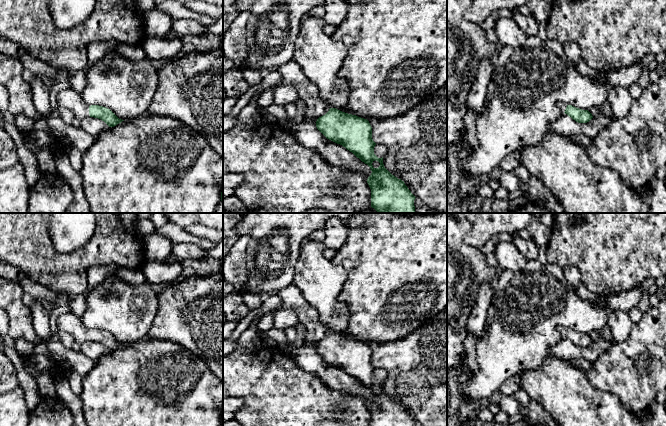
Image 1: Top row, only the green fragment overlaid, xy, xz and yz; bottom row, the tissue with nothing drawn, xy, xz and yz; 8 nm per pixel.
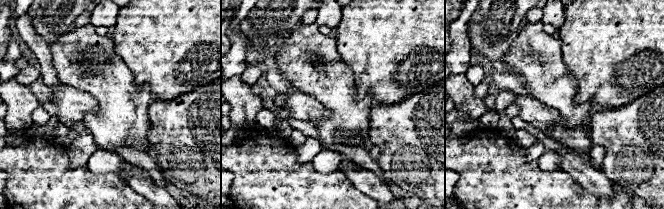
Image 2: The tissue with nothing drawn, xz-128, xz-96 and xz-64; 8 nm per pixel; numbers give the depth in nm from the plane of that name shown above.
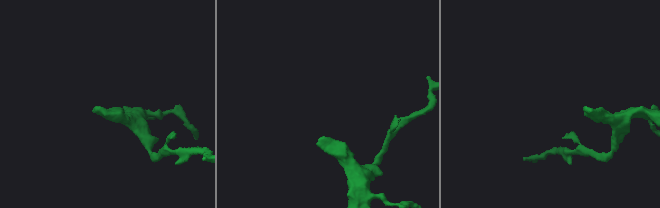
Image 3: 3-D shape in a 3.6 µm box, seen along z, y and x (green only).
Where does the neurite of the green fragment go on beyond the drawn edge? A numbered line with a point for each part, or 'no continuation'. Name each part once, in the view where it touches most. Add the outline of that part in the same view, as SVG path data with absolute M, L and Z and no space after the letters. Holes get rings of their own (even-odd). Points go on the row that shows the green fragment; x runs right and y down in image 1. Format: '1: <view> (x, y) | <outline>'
1: xy (68, 98) | M72 88L59 92L57 101L60 107L69 109L79 120L83 120L90 116L89 105L85 103L82 95Z

